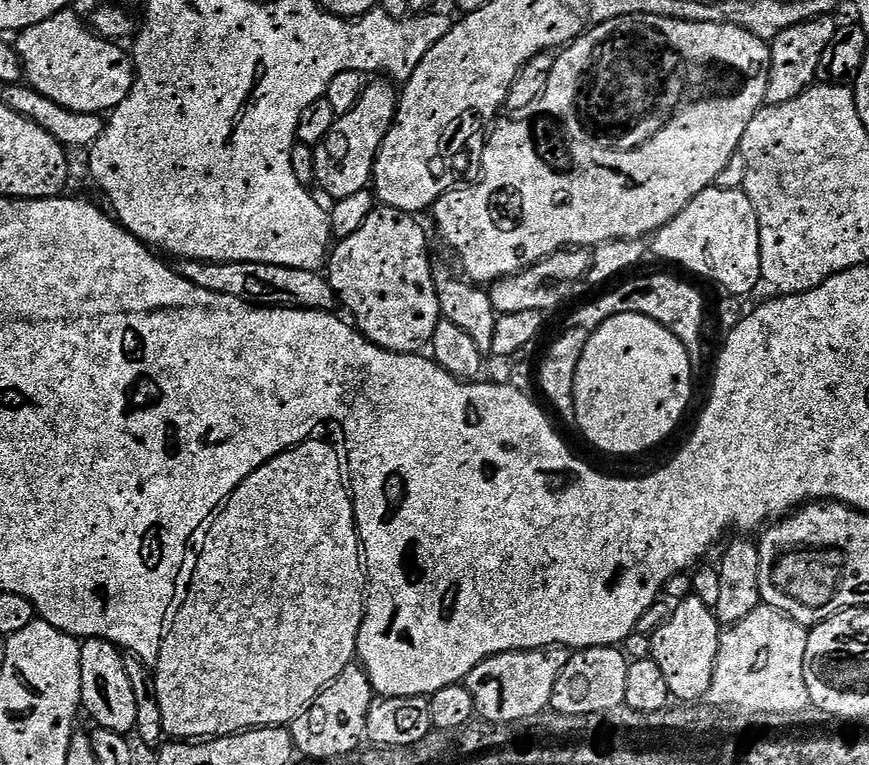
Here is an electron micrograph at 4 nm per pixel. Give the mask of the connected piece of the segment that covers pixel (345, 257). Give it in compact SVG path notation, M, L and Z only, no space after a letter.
M377 206L362 222L362 230L354 230L350 238L340 240L331 249L326 265L330 286L336 291L337 301L352 311L355 327L377 348L385 348L390 354L416 354L427 349L440 321L440 303L436 293L434 260L428 257L428 236L420 229L415 215L397 208Z

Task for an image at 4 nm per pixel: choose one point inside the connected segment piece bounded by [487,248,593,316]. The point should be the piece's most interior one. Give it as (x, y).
(547, 285)

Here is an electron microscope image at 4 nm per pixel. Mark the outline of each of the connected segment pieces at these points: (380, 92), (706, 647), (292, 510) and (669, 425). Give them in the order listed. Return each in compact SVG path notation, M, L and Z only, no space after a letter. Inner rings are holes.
M373 79L362 98L358 98L358 106L354 106L350 114L339 117L330 134L326 134L324 141L315 145L315 183L320 184L321 190L332 196L333 201L350 198L350 194L365 191L373 183L376 156L380 153L386 134L396 121L398 103L397 89L392 89L393 85L387 79L384 80Z
M688 594L688 597L673 610L672 617L670 614L651 634L650 659L658 662L662 674L666 677L666 686L670 686L677 701L700 702L709 695L720 653L721 631L722 625L716 619L715 611L708 608L706 603L702 602L702 598Z
M307 440L277 451L261 468L254 468L231 492L228 501L203 533L204 545L196 556L192 577L189 580L187 577L186 591L170 621L160 656L154 661L154 683L158 706L162 710L162 726L173 741L200 742L205 738L235 736L238 732L251 732L258 728L291 725L325 688L340 677L342 670L346 670L357 659L356 647L364 621L370 581L362 555L360 528L356 524L356 505L341 449L339 452L324 440Z
M618 314L598 326L582 350L582 362L574 374L574 419L580 432L608 456L636 456L656 448L676 427L692 400L694 362L666 326L642 314Z

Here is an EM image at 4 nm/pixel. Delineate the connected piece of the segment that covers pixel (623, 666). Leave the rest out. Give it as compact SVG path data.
M619 647L582 648L572 652L570 662L566 662L566 670L558 678L554 686L554 698L551 711L562 714L607 714L614 706L622 706L626 698L626 676L628 674L629 657L620 653Z

